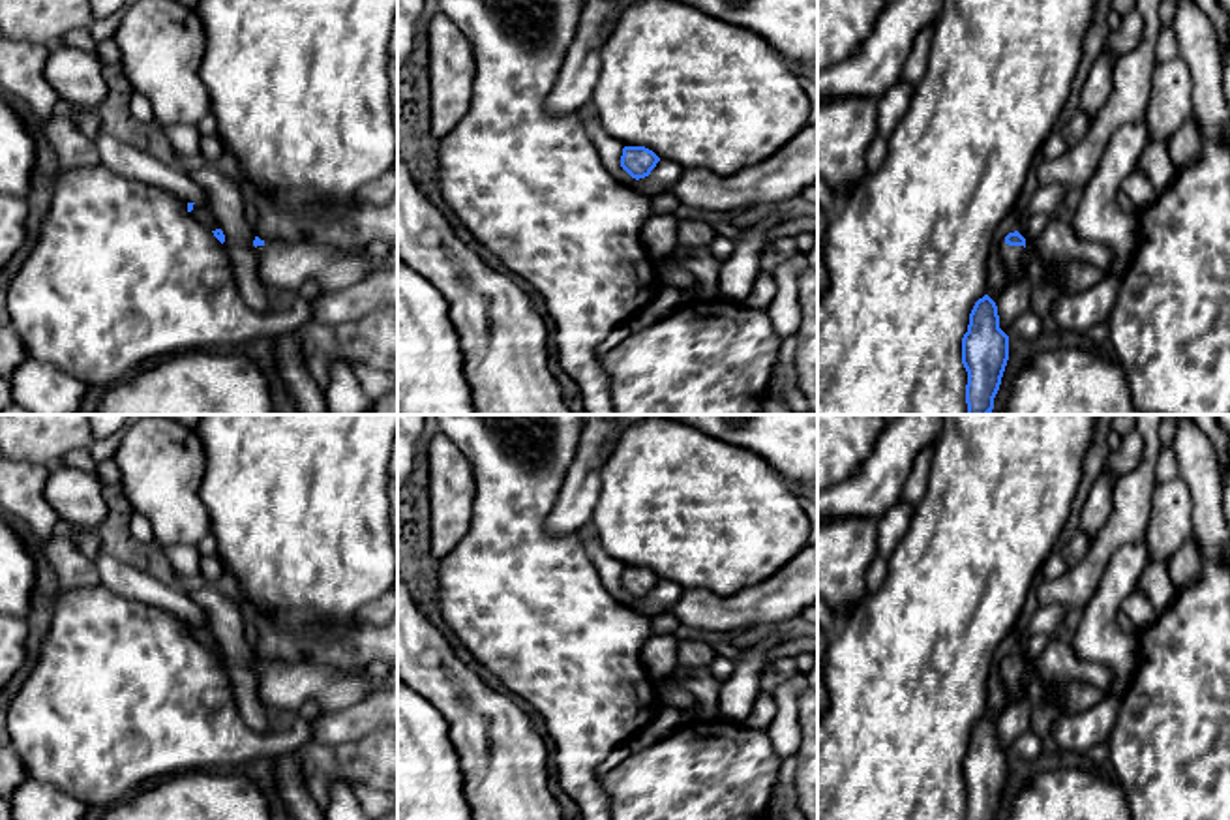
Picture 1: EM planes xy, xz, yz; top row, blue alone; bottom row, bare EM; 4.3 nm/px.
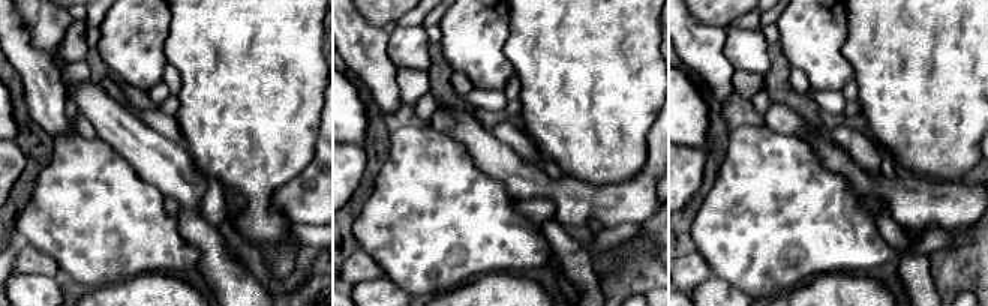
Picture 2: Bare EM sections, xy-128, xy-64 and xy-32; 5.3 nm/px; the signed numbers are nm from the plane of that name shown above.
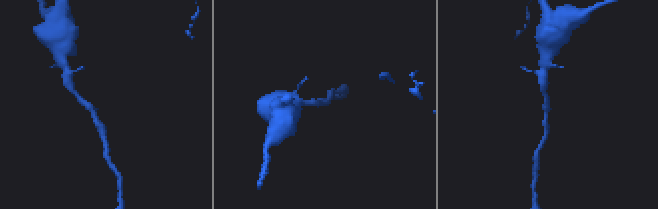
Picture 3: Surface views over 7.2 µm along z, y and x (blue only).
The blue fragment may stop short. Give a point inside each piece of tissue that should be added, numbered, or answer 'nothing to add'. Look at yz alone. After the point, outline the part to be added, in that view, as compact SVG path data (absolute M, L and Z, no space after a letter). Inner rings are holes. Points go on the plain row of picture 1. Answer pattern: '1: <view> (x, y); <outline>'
1: yz (1013, 676); M1005 662L999 664L999 676L1007 692L1007 706L1020 700L1024 689L1024 666L1009 666Z

